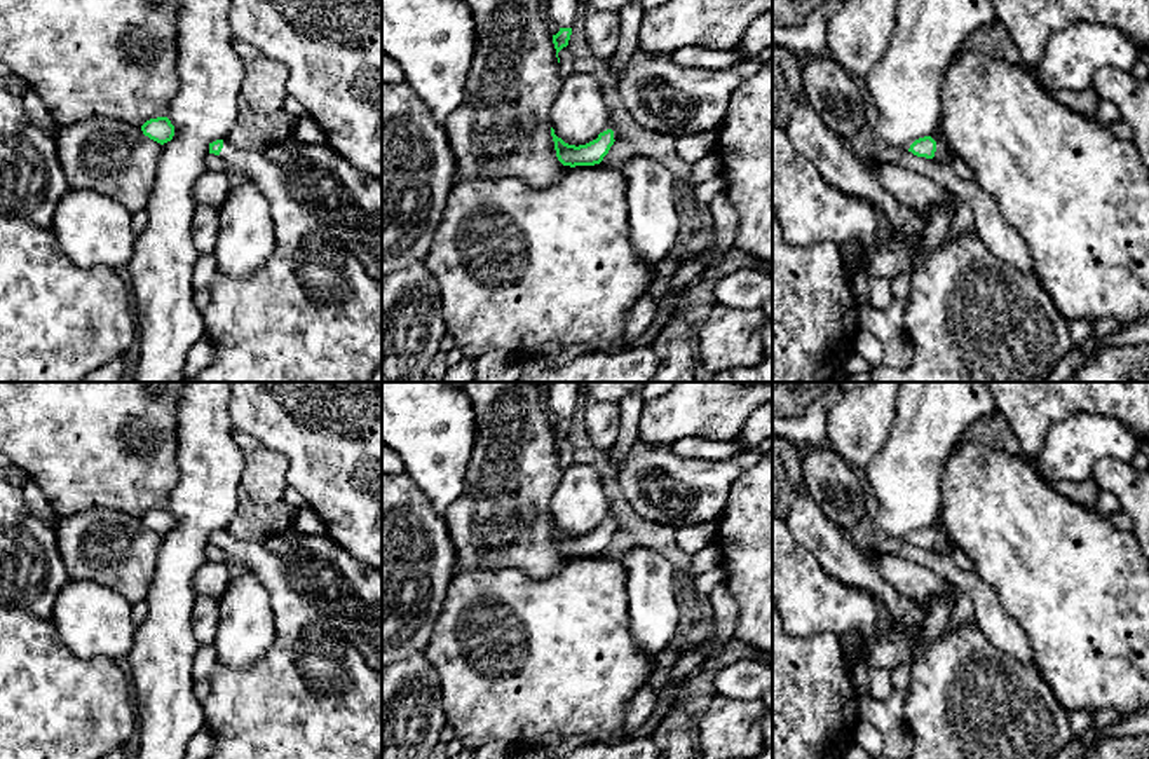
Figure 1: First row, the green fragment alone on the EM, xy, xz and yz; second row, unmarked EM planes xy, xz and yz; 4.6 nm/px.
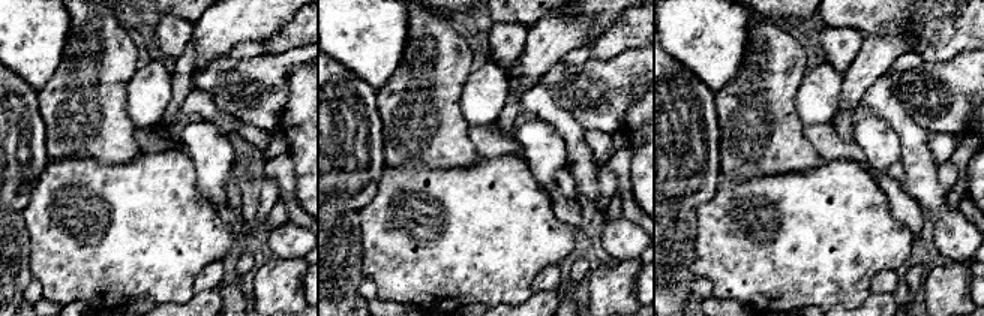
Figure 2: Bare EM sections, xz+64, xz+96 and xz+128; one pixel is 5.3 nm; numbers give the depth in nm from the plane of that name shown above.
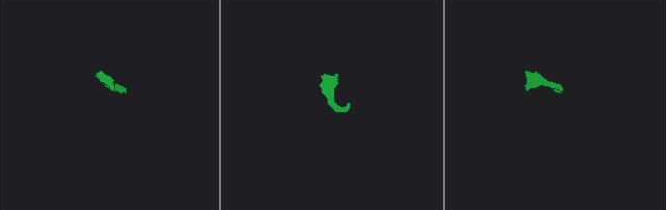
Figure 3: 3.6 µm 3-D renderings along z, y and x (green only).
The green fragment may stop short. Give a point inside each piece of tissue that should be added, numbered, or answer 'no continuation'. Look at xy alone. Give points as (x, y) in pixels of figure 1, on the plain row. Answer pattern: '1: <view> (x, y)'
1: xy (312, 695)

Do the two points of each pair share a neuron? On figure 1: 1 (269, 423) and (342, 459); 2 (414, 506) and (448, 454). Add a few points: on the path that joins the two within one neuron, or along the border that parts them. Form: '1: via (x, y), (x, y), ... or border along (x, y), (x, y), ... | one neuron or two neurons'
1: via (286, 423), (318, 435), (325, 442) | one neuron
2: border along (405, 475), (441, 515) | two neurons

